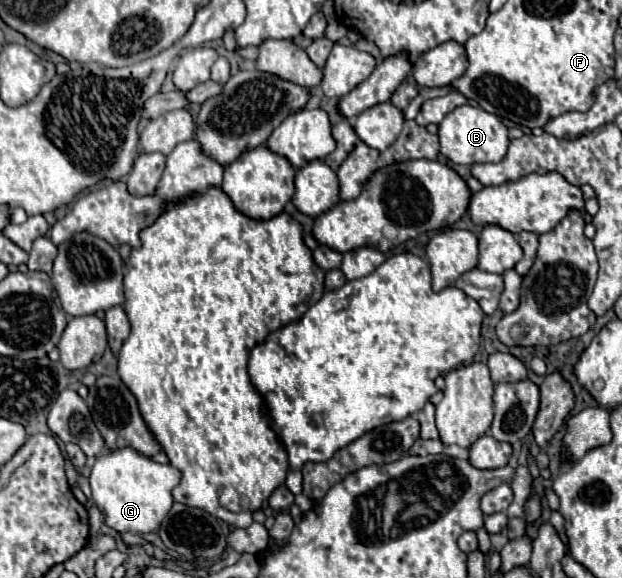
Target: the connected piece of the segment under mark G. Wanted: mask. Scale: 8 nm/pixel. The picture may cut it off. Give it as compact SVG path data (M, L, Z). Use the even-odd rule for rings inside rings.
M127 448L127 450L115 450L115 452L99 456L91 468L89 482L91 482L91 490L93 490L93 498L97 502L97 508L103 512L107 526L111 526L117 532L151 534L151 532L159 530L163 518L167 516L167 510L171 510L171 504L173 504L171 492L181 482L181 472L169 464L157 464L157 462L137 454L135 450Z

